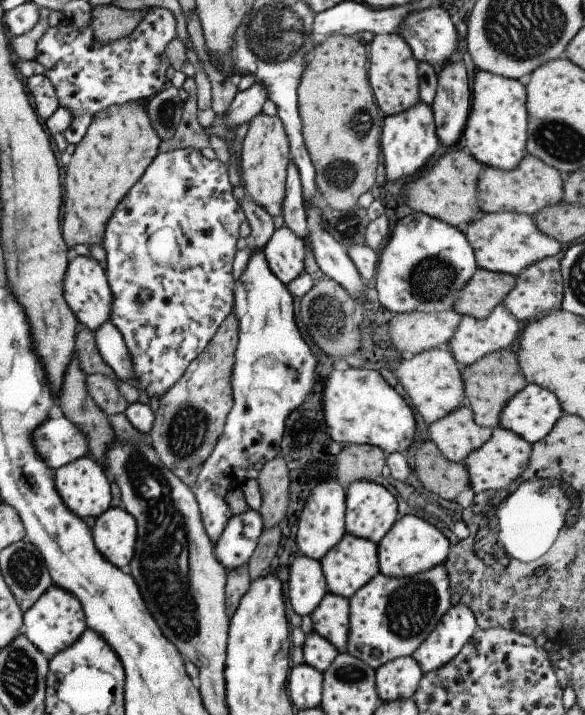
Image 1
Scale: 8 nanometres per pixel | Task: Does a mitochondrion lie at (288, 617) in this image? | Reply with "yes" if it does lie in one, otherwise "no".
no

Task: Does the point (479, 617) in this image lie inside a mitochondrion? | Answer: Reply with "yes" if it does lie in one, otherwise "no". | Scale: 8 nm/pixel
no

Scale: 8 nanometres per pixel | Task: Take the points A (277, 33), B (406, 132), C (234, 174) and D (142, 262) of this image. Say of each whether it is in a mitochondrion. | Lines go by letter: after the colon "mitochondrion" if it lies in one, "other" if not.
A: mitochondrion
B: other
C: other
D: mitochondrion

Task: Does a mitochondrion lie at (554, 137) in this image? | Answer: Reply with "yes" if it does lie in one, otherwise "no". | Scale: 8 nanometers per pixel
yes

